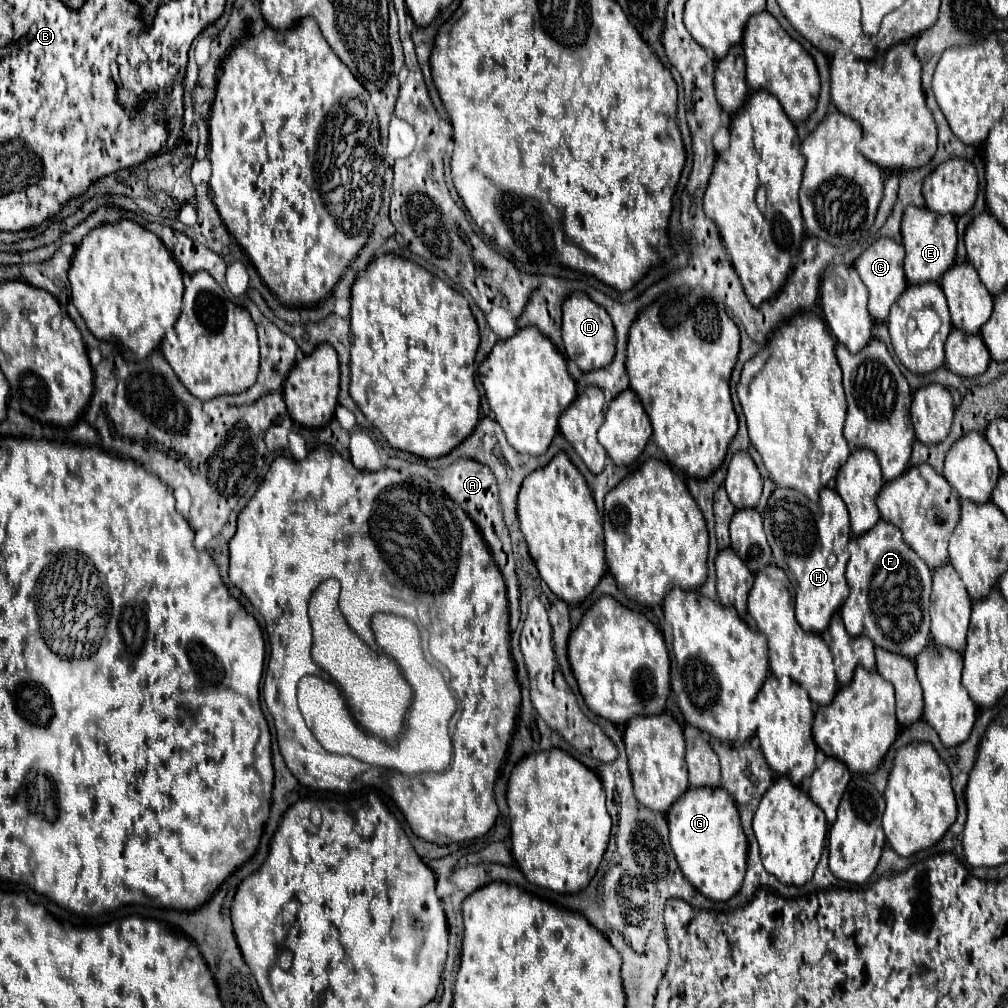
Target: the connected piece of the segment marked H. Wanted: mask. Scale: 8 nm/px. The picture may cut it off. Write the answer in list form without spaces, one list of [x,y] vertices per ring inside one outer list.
[[[776,488],[764,510],[764,528],[774,552],[774,564],[786,572],[794,588],[798,624],[806,632],[822,634],[826,624],[830,624],[830,616],[840,610],[848,596],[844,572],[849,558],[847,544],[851,529],[844,500],[832,488],[822,492],[820,502],[808,500],[798,490]]]

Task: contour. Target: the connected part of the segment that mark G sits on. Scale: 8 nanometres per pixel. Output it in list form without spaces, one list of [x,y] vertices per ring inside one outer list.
[[[690,788],[668,810],[670,844],[676,862],[690,884],[714,902],[730,900],[746,874],[748,840],[740,826],[736,802],[724,788]]]

